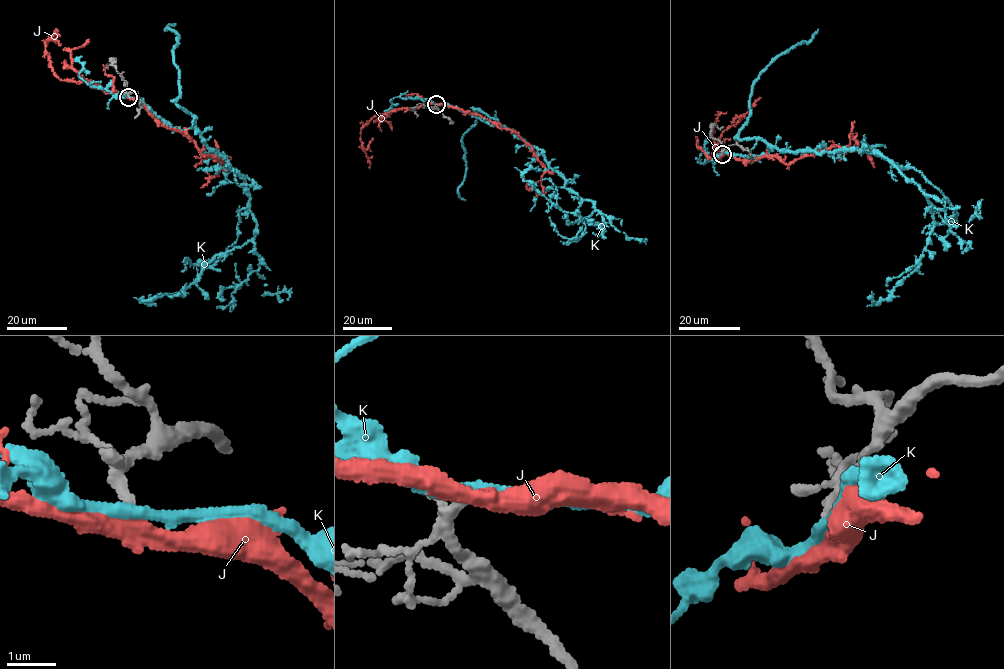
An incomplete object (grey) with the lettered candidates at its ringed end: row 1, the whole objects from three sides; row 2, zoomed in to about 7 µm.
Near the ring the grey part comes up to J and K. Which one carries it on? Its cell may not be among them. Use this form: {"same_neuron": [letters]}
{"same_neuron": ["J"]}

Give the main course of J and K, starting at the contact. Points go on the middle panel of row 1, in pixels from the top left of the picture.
J: (436, 104), (481, 115), (517, 133), (531, 147), (547, 171), (529, 189), (521, 172)
K: (436, 104), (542, 150), (592, 213), (567, 221), (524, 181), (536, 167)

